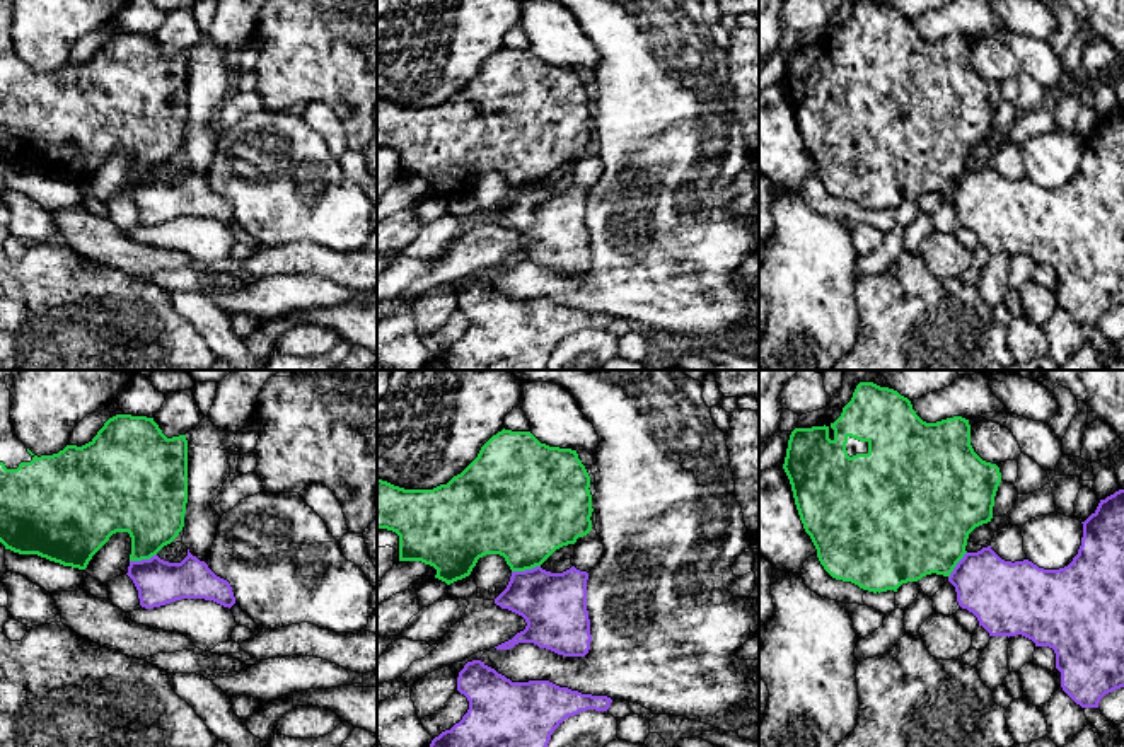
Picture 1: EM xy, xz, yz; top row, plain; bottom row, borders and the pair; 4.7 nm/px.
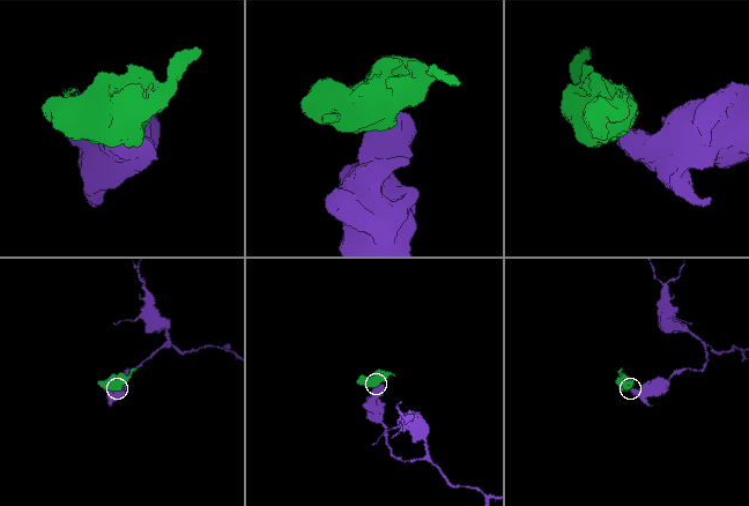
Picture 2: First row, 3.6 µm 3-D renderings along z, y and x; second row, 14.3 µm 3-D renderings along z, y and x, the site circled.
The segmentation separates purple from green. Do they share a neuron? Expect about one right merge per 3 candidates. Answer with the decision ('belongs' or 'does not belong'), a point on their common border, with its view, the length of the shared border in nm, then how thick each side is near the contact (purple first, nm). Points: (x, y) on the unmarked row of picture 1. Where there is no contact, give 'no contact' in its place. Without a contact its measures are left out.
does not belong; meets purple in xz at (526, 188); contact 140 nm long; 300 nm thick on the purple side, 420 nm on the other

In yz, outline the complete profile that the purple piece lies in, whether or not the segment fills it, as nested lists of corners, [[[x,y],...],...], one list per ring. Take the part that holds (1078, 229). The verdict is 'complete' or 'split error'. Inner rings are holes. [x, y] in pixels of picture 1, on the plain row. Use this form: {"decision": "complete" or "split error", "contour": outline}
{"decision": "complete", "contour": [[[1124,107],[1100,118],[1097,128],[1081,142],[1081,164],[1064,186],[1044,188],[1028,177],[1005,179],[988,164],[965,171],[948,200],[955,205],[959,223],[972,230],[989,254],[1022,252],[1035,264],[1052,266],[1063,309],[1081,326],[1098,326],[1105,312],[1124,305]]]}

